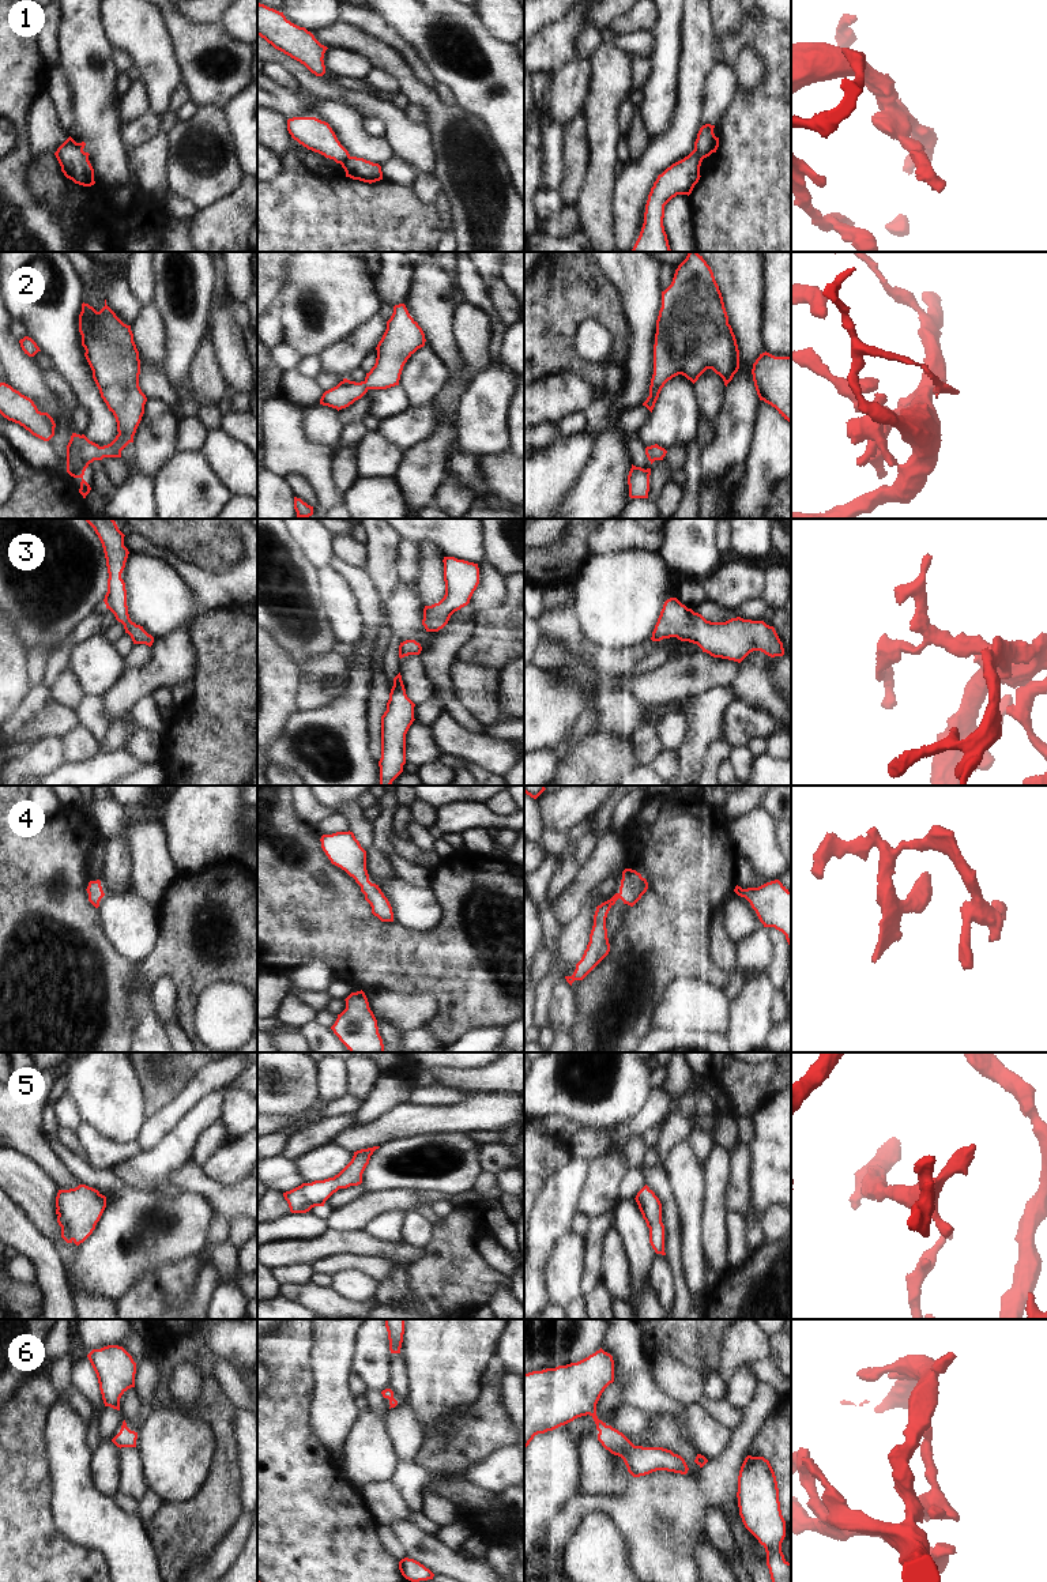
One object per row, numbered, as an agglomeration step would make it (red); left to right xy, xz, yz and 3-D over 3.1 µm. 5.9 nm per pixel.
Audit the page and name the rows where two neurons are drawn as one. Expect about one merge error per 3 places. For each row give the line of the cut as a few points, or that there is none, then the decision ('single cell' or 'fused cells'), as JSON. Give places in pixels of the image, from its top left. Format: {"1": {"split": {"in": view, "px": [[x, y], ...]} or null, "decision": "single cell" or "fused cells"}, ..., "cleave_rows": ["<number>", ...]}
{"1": {"split": {"in": "yz", "px": [[693, 150], [701, 161]]}, "decision": "fused cells"}, "2": {"split": null, "decision": "single cell"}, "3": {"split": null, "decision": "single cell"}, "4": {"split": null, "decision": "single cell"}, "5": {"split": null, "decision": "single cell"}, "6": {"split": null, "decision": "single cell"}, "cleave_rows": ["1"]}

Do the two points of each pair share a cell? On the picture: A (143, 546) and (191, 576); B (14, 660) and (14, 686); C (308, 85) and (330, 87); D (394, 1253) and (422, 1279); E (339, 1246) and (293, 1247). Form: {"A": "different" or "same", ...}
{"A": "same", "B": "same", "C": "same", "D": "different", "E": "same"}

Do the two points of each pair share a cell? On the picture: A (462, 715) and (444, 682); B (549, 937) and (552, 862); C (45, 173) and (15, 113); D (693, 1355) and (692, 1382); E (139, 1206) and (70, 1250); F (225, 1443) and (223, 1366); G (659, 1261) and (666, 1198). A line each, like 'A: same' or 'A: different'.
A: same
B: same
C: different
D: different
E: different
F: different
G: different

